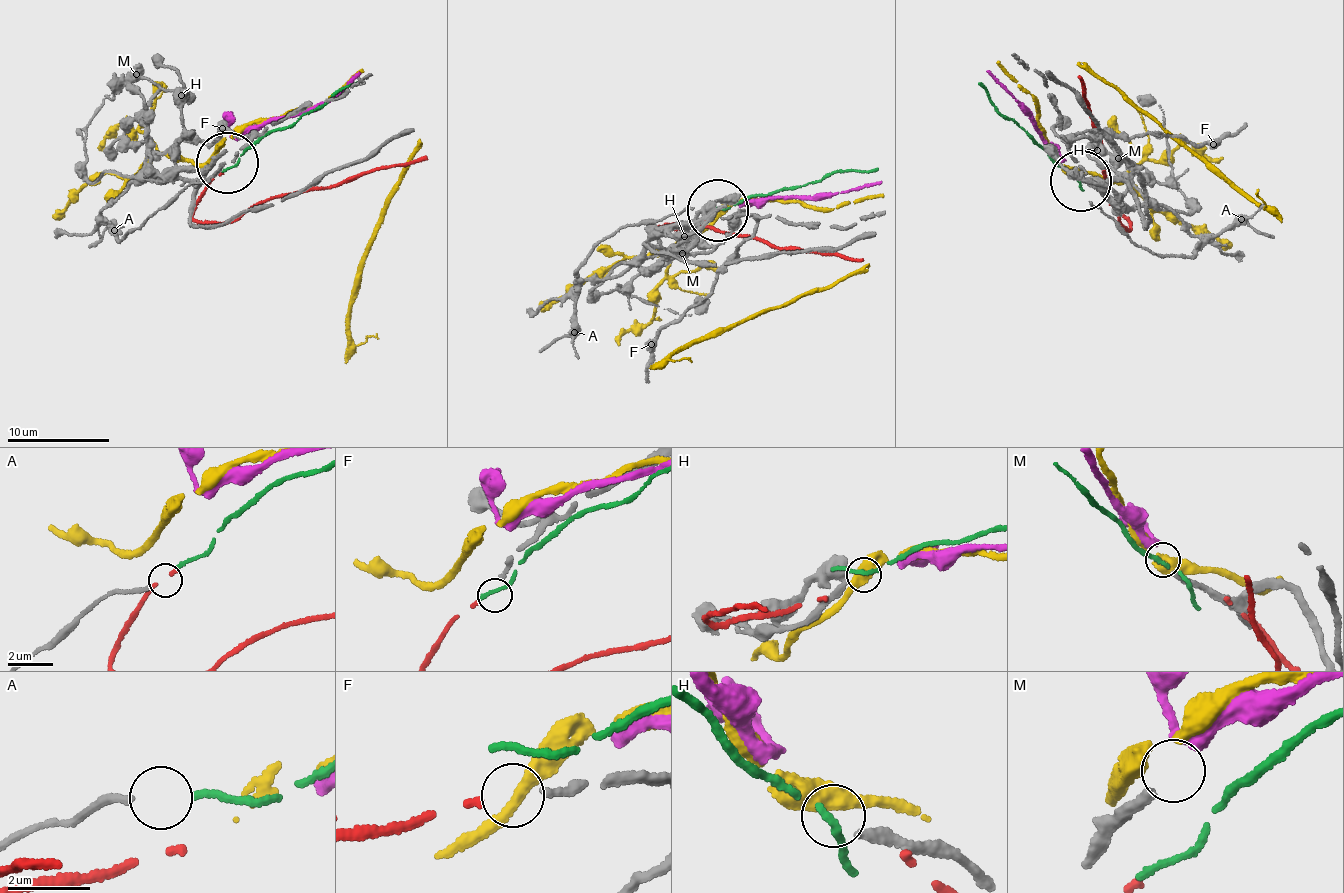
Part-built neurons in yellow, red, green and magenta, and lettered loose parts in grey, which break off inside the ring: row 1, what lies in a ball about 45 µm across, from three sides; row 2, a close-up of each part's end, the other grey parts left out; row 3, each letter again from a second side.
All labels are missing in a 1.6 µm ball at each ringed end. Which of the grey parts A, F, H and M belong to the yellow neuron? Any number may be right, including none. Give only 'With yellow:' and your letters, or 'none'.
With yellow: none

